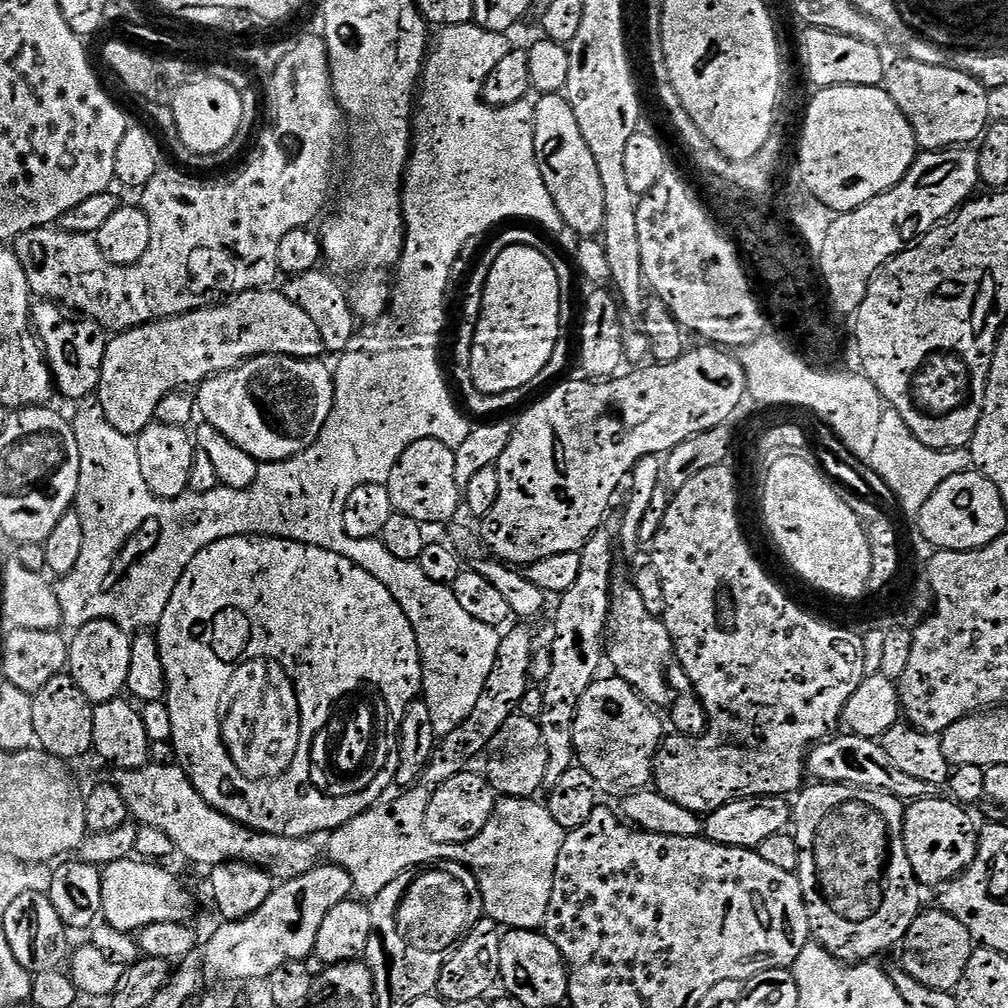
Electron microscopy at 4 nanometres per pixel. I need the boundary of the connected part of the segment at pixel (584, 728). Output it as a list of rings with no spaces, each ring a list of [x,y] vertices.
[[[597,678],[582,694],[574,718],[574,750],[579,767],[594,778],[597,789],[623,798],[647,789],[654,780],[656,753],[665,739],[665,721],[655,707],[639,696],[624,680]]]

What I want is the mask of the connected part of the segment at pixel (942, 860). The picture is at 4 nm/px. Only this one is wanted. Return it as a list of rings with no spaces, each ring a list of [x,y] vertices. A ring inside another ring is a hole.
[[[951,798],[913,800],[907,805],[904,814],[904,845],[906,846],[906,854],[910,858],[910,866],[921,885],[947,885],[955,880],[960,873],[965,872],[976,860],[978,828],[977,825],[972,825],[971,818],[964,812],[967,811]]]

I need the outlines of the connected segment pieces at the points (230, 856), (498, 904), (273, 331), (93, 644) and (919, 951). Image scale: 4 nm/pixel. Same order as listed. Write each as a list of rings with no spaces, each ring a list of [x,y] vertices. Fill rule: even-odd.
[[[149,763],[147,768],[133,772],[121,771],[118,789],[131,819],[143,826],[154,826],[174,842],[177,853],[196,864],[249,864],[268,873],[276,882],[298,878],[321,863],[322,848],[315,839],[307,836],[275,836],[269,832],[256,832],[245,824],[231,820],[198,794],[188,779],[187,772],[177,766],[158,766]]]
[[[512,798],[497,803],[482,834],[472,840],[472,848],[468,848],[468,852],[464,852],[463,844],[436,848],[436,852],[440,852],[440,860],[467,864],[476,873],[487,919],[495,920],[497,925],[508,930],[536,930],[543,925],[550,906],[558,850],[562,850],[566,835],[565,828],[550,818],[547,807],[536,802],[532,798]]]
[[[272,291],[241,292],[227,302],[171,316],[169,320],[155,320],[152,324],[143,324],[141,328],[130,328],[127,332],[113,335],[106,346],[98,387],[98,408],[110,426],[123,436],[135,438],[147,424],[153,423],[158,402],[166,394],[187,389],[187,384],[198,386],[203,380],[209,380],[220,372],[229,372],[255,356],[278,354],[297,356],[303,360],[319,357],[324,352],[324,343],[306,310],[287,300],[283,291]]]
[[[95,620],[83,624],[71,633],[68,646],[67,675],[72,677],[89,705],[95,706],[102,702],[117,699],[125,691],[130,668],[132,640],[129,633],[112,620]]]
[[[943,910],[935,911],[921,911],[908,933],[904,935],[902,967],[923,986],[951,993],[960,984],[962,974],[966,970],[966,962],[972,957],[974,941],[966,926],[958,922],[958,918]]]

